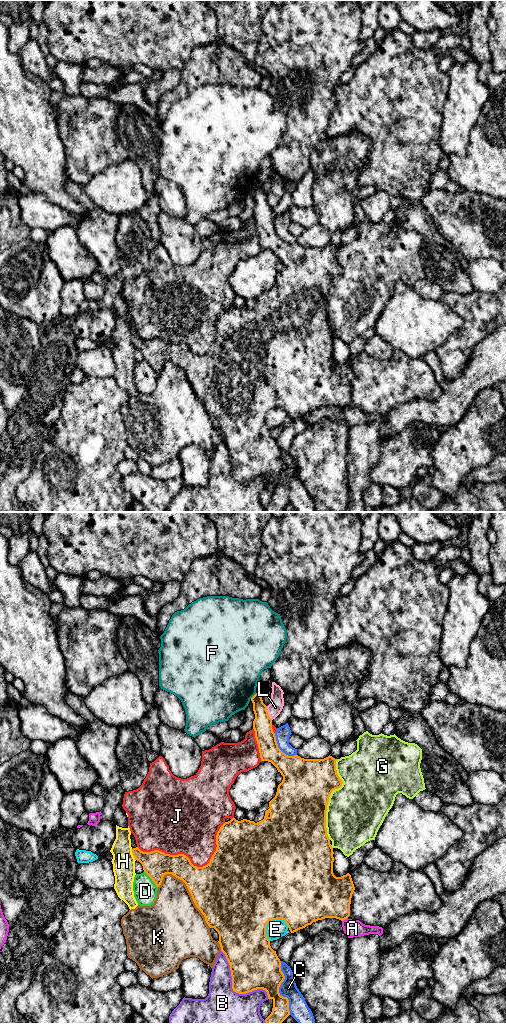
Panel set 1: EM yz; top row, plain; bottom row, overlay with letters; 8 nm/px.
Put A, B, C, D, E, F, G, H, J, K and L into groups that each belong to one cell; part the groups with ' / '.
A / B / C / D / E / F / G / H / J / K / L

